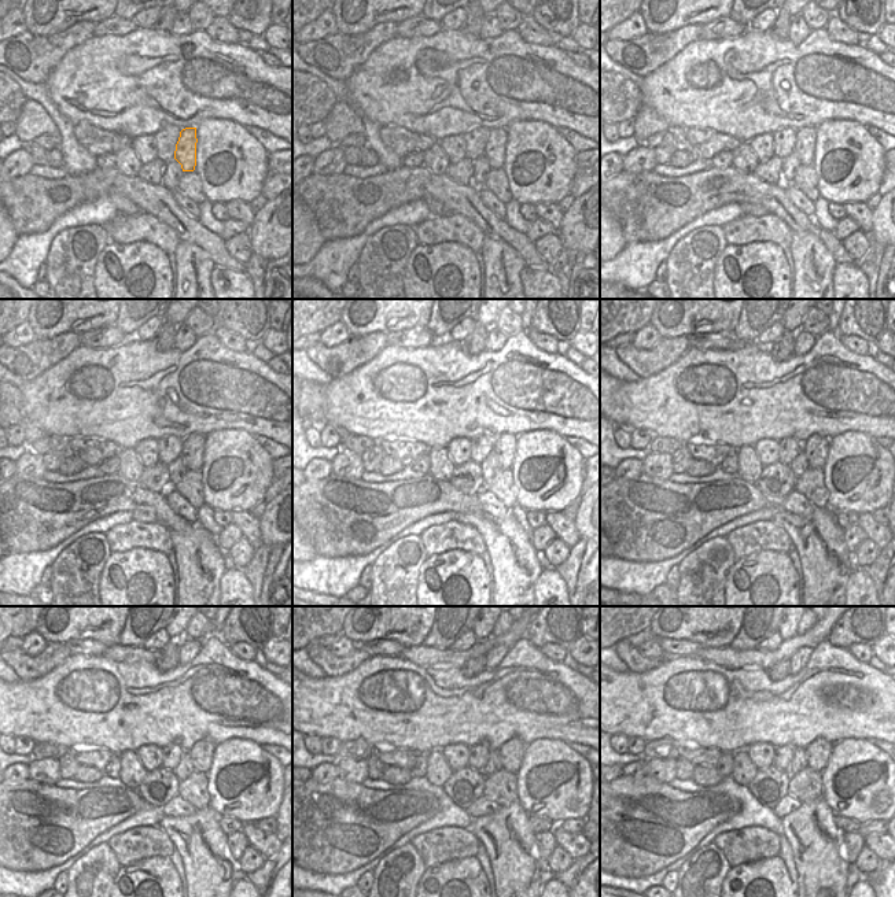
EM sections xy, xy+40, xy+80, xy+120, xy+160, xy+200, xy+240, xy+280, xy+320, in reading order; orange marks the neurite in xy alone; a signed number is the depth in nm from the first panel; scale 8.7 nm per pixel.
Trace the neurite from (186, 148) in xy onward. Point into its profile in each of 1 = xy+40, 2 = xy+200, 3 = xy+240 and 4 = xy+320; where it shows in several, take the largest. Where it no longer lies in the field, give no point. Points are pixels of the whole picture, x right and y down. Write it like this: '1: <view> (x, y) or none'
1: xy+40 (494, 151)
2: xy+200 (816, 447)
3: xy+240 (201, 753)
4: xy+320 (818, 752)

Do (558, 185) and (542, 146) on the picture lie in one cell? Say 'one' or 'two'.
one

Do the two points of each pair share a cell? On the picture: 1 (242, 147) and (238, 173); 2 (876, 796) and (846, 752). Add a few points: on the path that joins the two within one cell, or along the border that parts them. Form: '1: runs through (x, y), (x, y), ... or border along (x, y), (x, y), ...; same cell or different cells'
1: runs through (238, 154), (238, 166); same cell
2: runs through (870, 782), (868, 779), (868, 761), (859, 760); same cell

